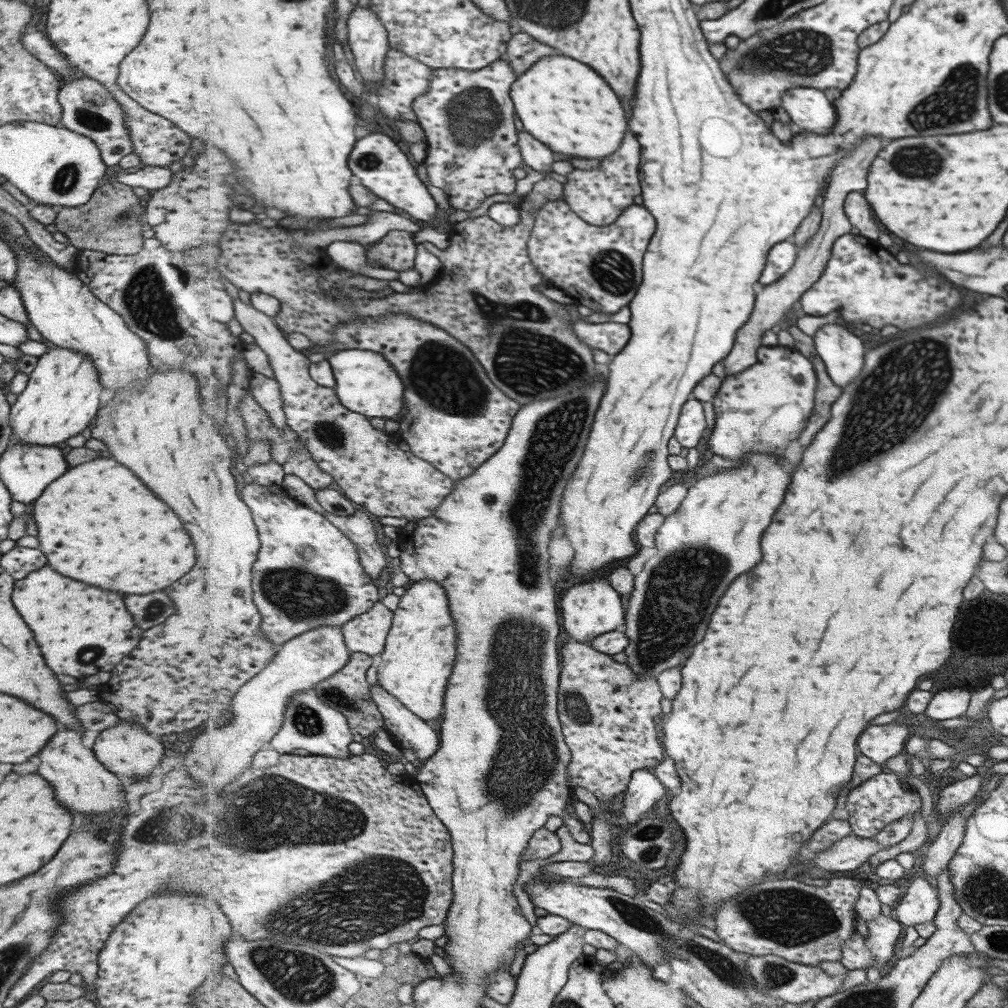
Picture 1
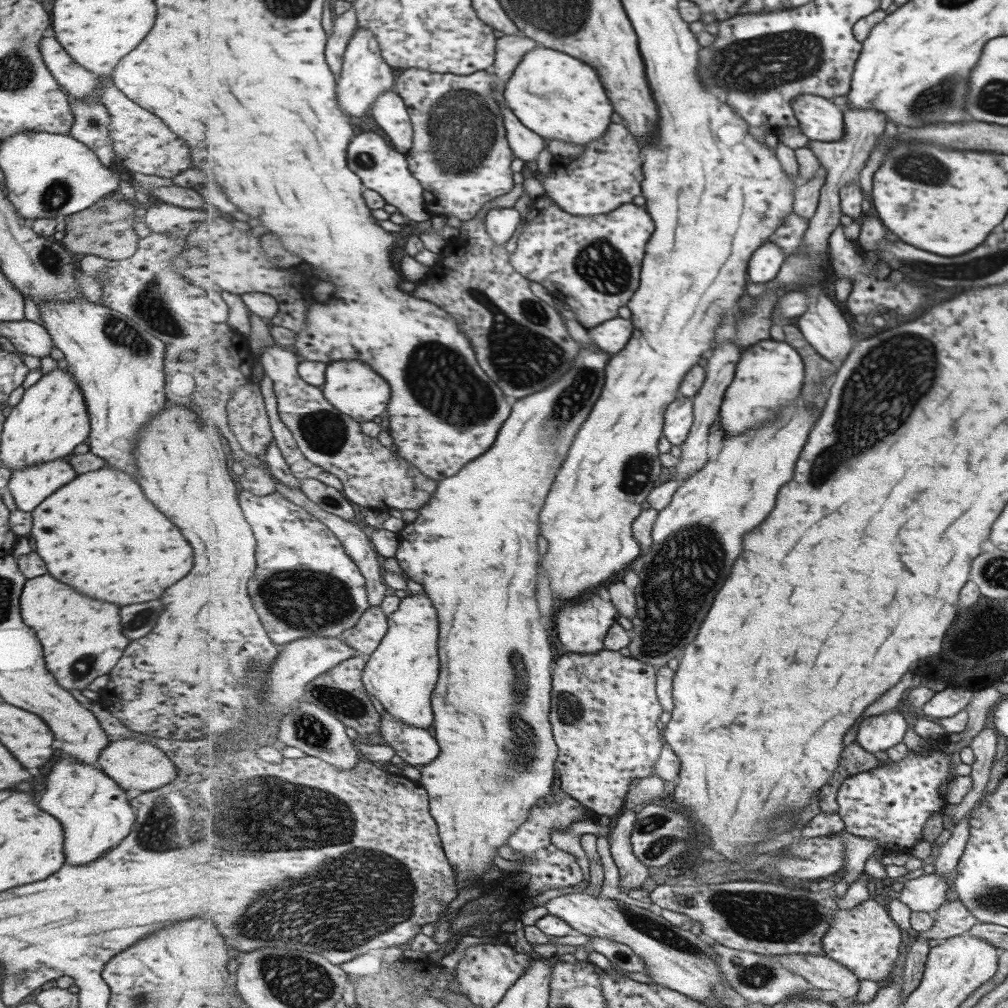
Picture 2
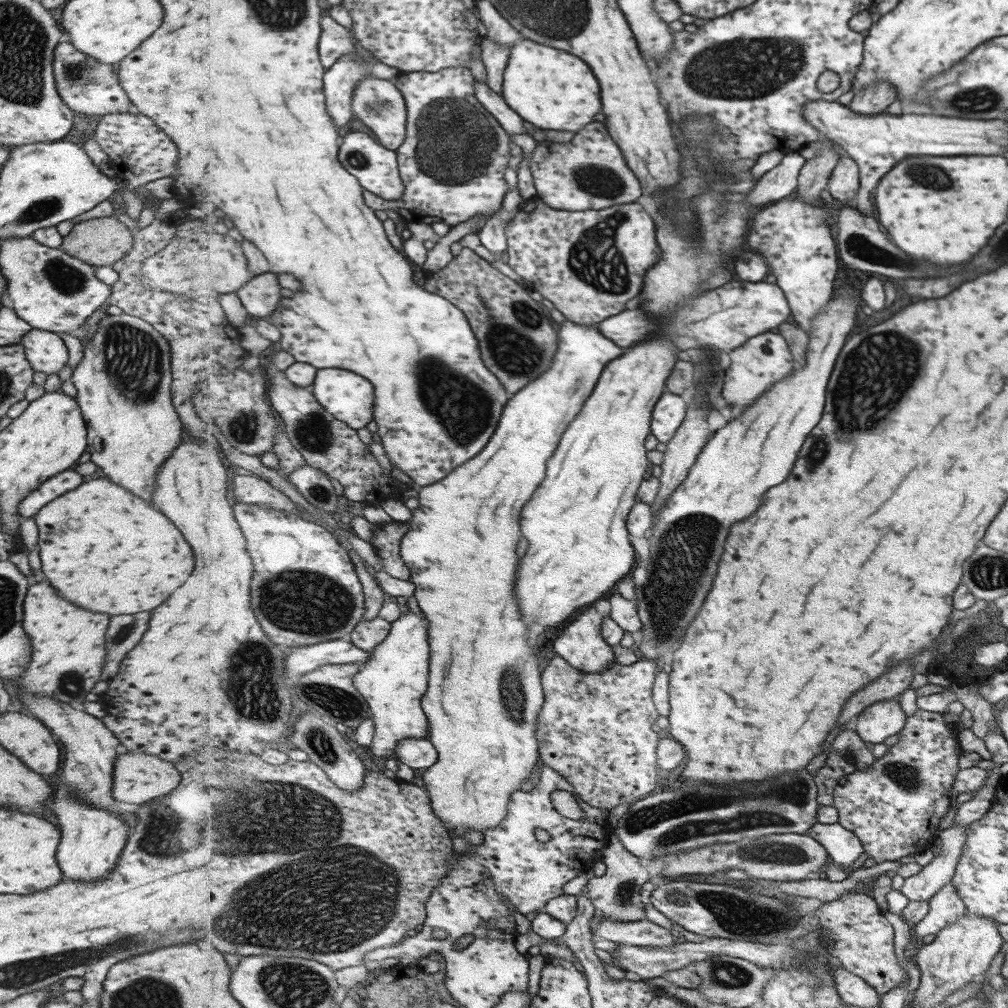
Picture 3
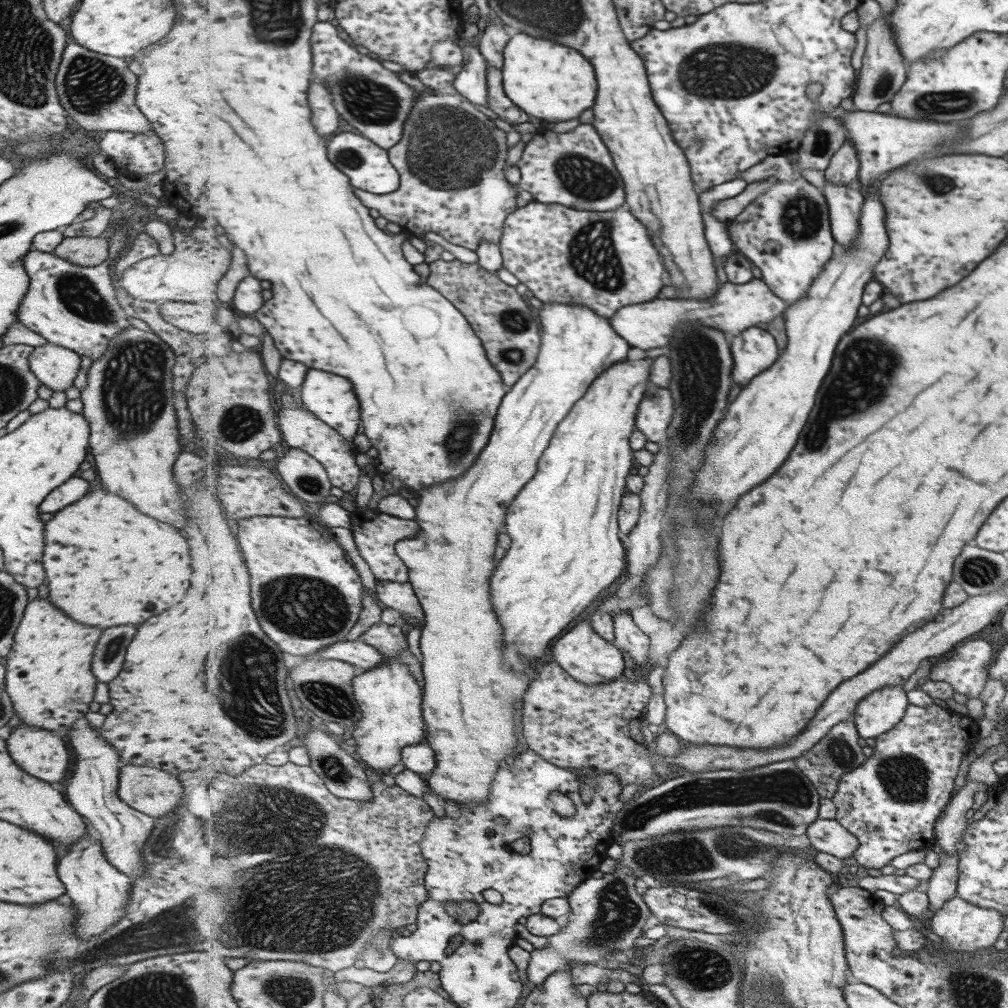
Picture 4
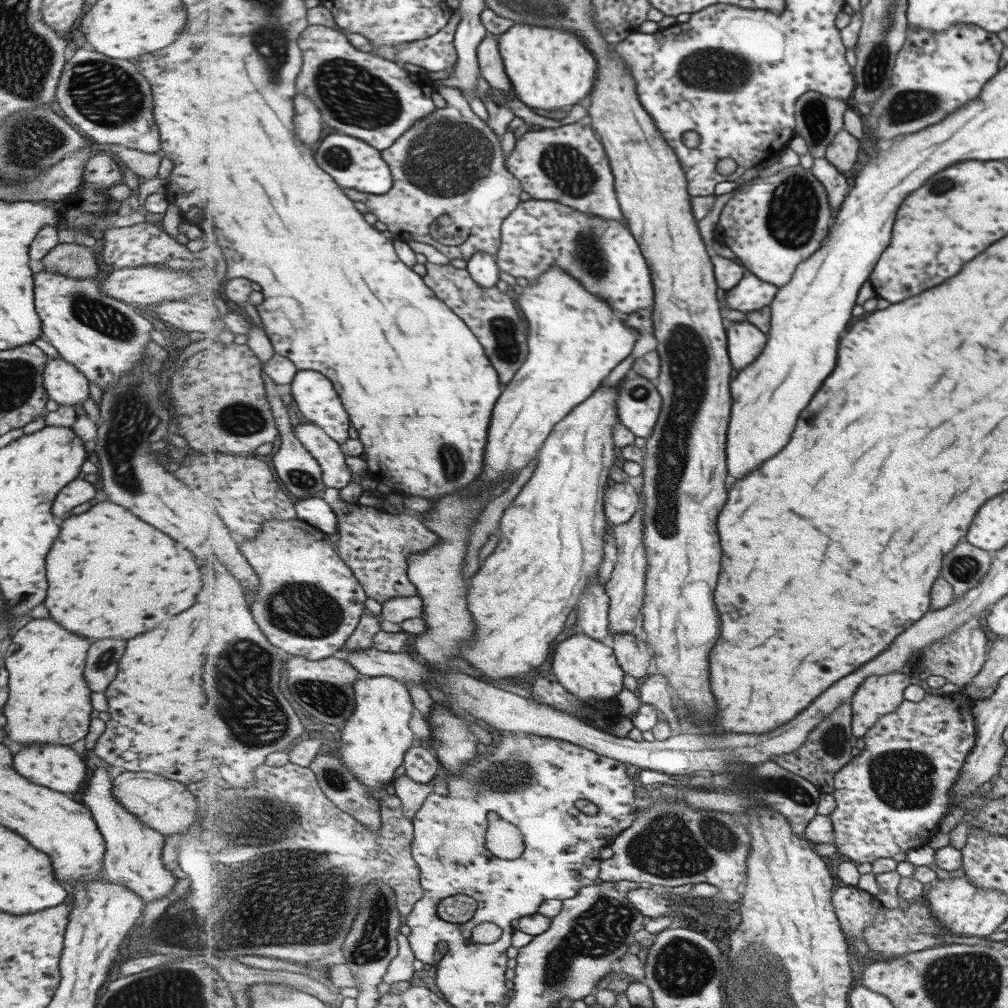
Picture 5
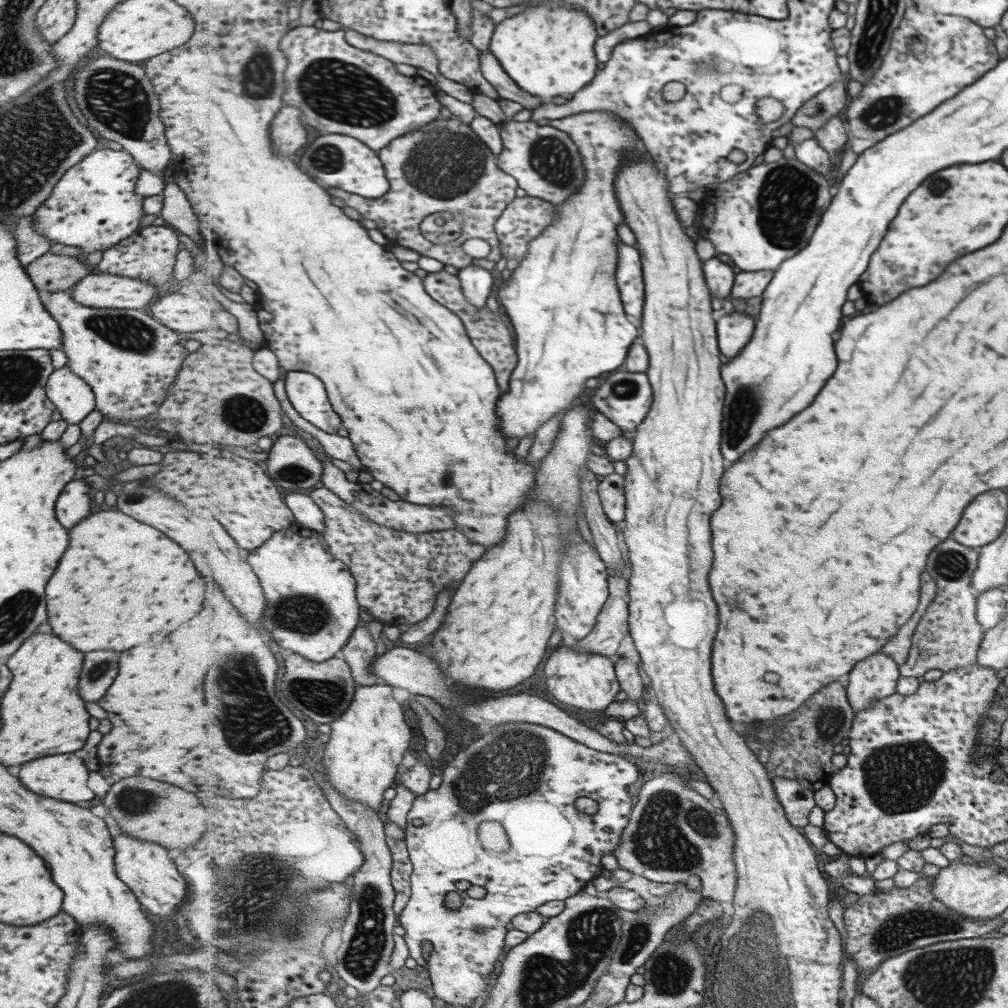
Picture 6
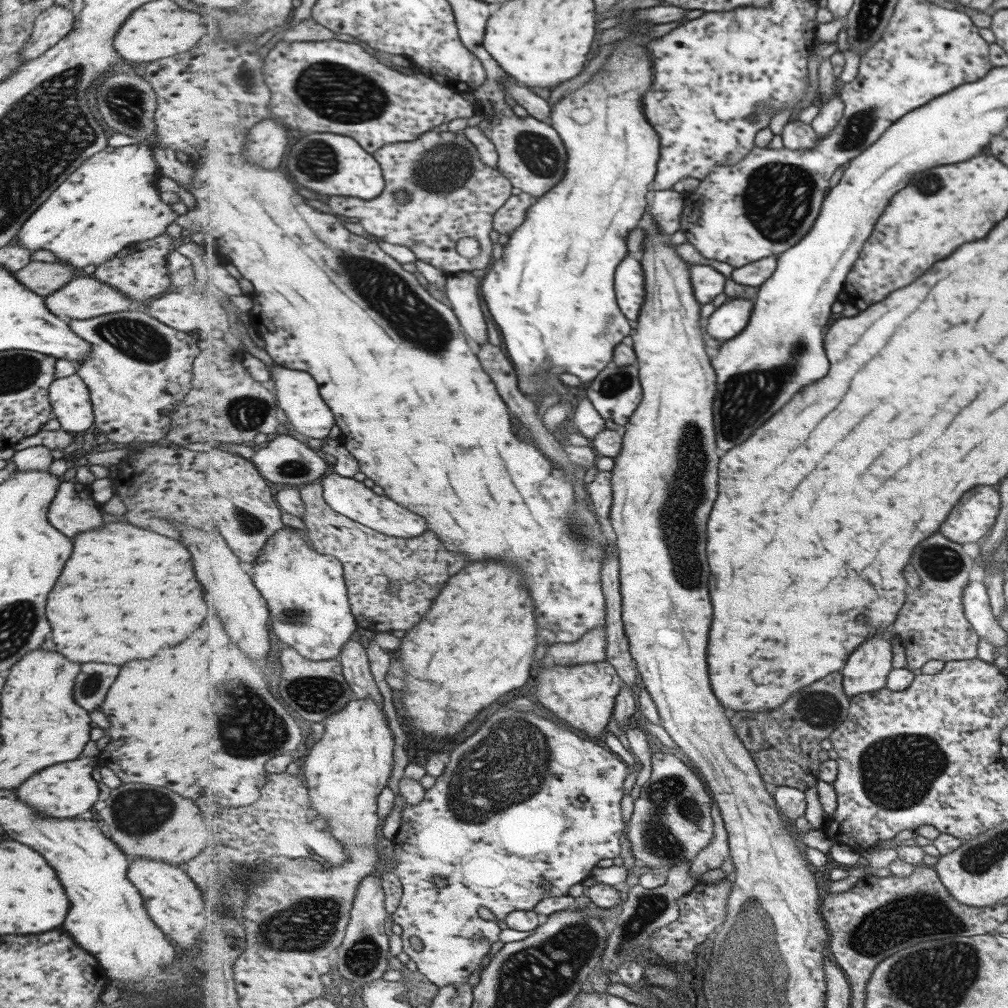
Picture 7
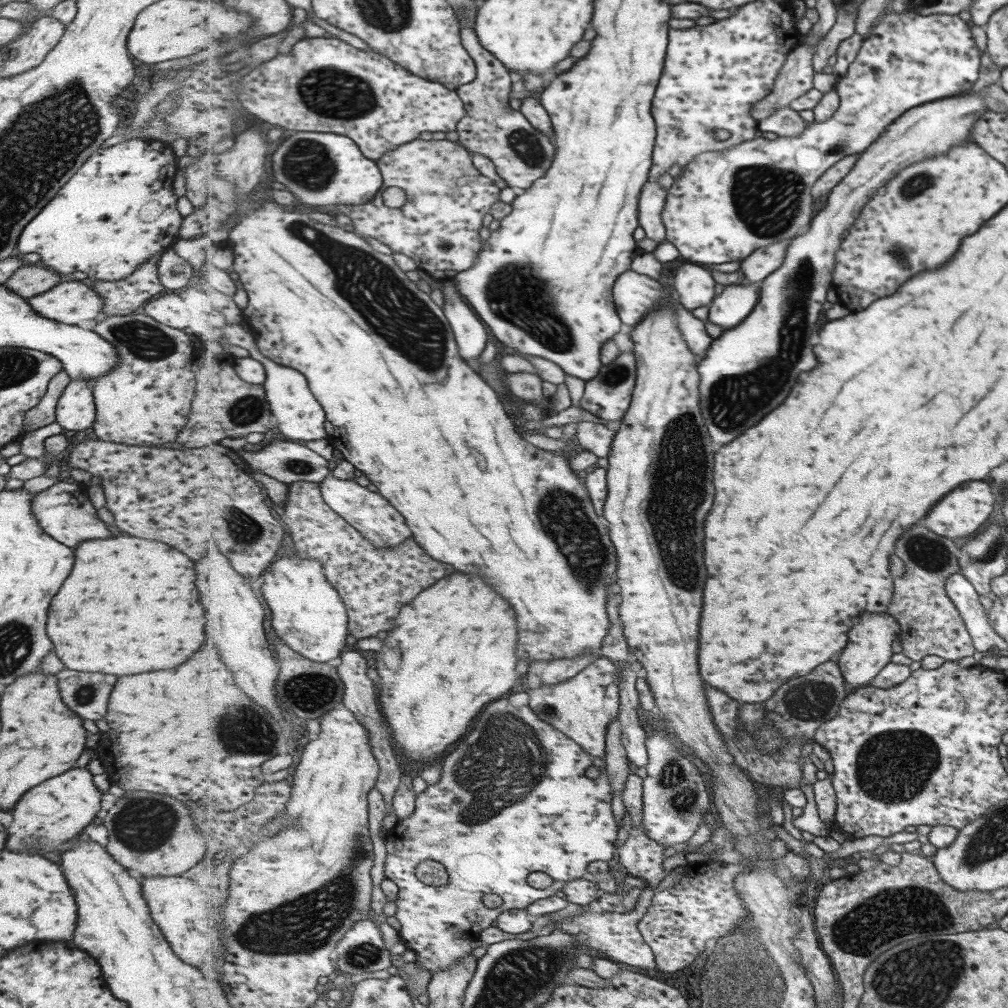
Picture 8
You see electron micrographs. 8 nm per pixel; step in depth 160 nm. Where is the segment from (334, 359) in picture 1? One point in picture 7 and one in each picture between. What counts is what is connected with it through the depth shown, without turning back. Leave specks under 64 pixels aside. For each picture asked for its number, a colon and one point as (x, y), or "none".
2: (353, 387)
3: (350, 398)
4: (331, 397)
5: (314, 392)
6: (307, 393)
7: (298, 393)

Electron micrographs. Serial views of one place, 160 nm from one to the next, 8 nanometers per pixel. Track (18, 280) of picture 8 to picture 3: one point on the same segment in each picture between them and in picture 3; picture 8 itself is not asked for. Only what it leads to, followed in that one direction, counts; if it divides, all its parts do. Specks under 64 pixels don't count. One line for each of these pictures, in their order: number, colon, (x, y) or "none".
3: (101, 241)
4: (79, 250)
5: (72, 260)
6: (51, 272)
7: (43, 278)

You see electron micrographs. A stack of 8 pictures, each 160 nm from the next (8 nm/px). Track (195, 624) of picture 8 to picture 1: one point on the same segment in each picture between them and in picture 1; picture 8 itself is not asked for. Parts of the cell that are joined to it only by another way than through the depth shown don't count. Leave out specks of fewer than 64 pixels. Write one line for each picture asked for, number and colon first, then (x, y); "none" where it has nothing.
1: (97, 523)
2: (99, 534)
3: (100, 547)
4: (106, 564)
5: (134, 577)
6: (119, 583)
7: (124, 593)

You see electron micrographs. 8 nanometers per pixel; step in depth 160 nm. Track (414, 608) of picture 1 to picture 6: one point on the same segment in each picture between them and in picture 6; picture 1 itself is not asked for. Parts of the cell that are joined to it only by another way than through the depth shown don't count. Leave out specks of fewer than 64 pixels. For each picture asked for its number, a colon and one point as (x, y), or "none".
2: (402, 673)
3: (395, 680)
4: (391, 697)
5: (373, 743)
6: (367, 743)

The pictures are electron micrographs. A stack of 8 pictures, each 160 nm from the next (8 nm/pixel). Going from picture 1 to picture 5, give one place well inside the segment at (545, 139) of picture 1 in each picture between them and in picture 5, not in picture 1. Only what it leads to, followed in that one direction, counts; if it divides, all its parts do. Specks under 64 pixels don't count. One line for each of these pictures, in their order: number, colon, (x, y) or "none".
2: (554, 94)
3: (553, 90)
4: (554, 83)
5: (550, 68)

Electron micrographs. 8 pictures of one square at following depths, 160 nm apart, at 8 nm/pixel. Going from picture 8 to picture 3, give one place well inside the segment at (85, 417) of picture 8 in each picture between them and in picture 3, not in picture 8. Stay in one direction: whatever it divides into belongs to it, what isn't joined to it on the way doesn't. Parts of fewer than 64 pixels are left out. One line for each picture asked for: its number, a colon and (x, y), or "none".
3: (45, 352)
4: (55, 367)
5: (63, 383)
6: (72, 397)
7: (69, 400)

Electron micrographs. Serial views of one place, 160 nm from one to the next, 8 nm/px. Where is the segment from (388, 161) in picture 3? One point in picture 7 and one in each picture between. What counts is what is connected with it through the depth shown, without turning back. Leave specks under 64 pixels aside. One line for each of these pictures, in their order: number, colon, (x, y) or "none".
4: (368, 164)
5: (355, 163)
6: (339, 160)
7: (332, 164)

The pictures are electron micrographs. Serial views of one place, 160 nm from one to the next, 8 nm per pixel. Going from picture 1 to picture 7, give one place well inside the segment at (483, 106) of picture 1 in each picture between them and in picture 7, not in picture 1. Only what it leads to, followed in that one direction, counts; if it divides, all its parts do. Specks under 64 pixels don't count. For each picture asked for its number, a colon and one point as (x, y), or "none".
2: (461, 154)
3: (453, 161)
4: (452, 159)
5: (450, 159)
6: (446, 158)
7: (453, 194)

